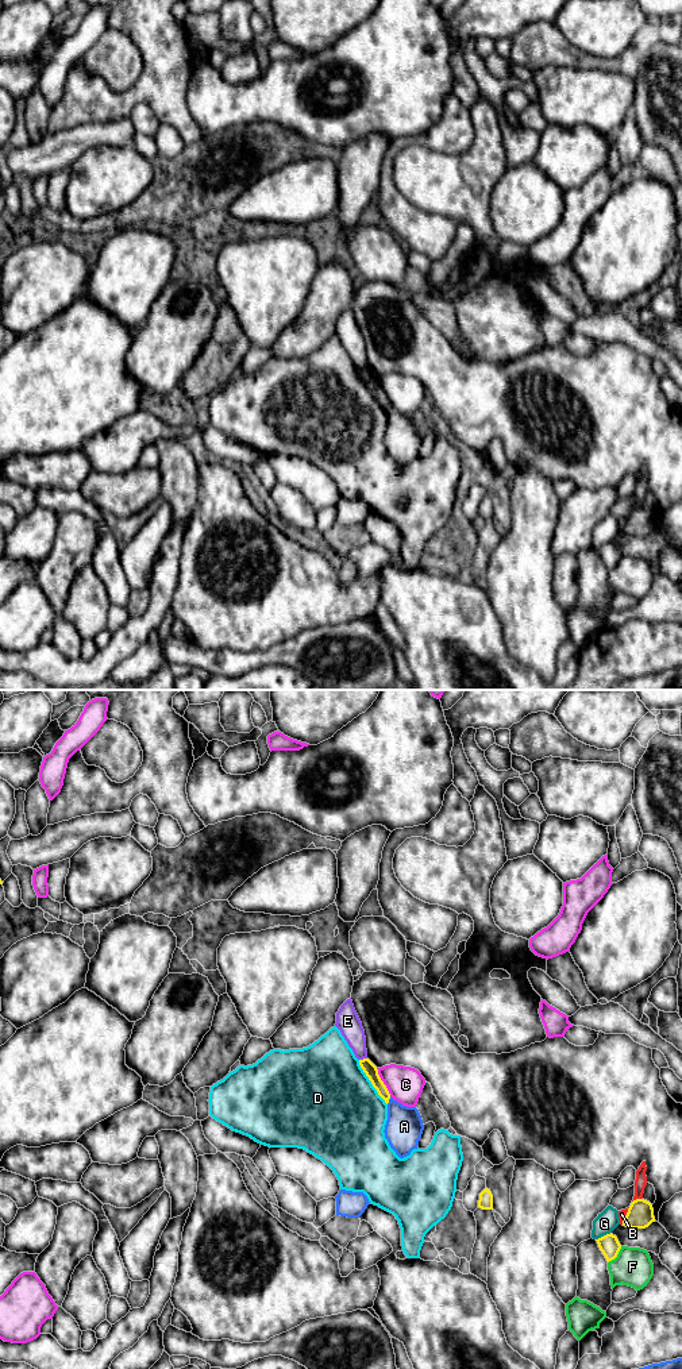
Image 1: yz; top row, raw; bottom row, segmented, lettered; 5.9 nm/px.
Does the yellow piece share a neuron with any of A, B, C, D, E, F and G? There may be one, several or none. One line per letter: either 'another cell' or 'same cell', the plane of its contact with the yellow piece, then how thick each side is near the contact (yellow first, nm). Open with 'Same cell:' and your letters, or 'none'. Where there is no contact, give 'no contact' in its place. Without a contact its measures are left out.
Same cell: none
A: another cell; contact in yz; calibres 80 and 220 nm
B: another cell; contact in yz; calibres 160 and 70 nm
C: another cell; contact in yz; calibres 80 and 220 nm
D: another cell; contact in yz; calibres 80 and 500 nm
E: another cell; contact in yz; calibres 80 and 140 nm
F: another cell; contact in yz; calibres 120 and 240 nm
G: another cell; contact in yz; calibres 120 and 120 nm

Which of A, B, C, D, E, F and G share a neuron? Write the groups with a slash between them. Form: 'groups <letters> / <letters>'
groups A / B / C / D / E / F / G

